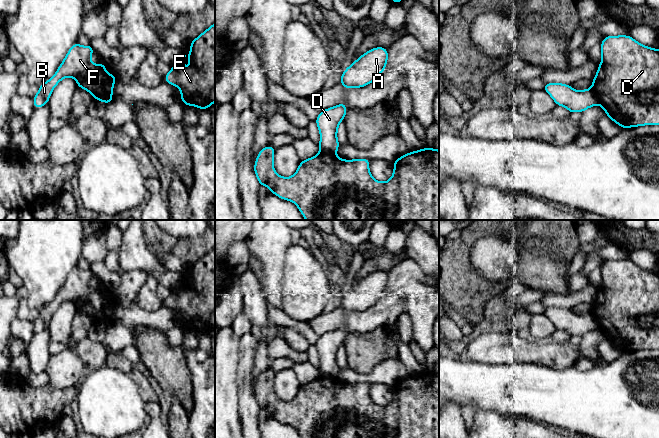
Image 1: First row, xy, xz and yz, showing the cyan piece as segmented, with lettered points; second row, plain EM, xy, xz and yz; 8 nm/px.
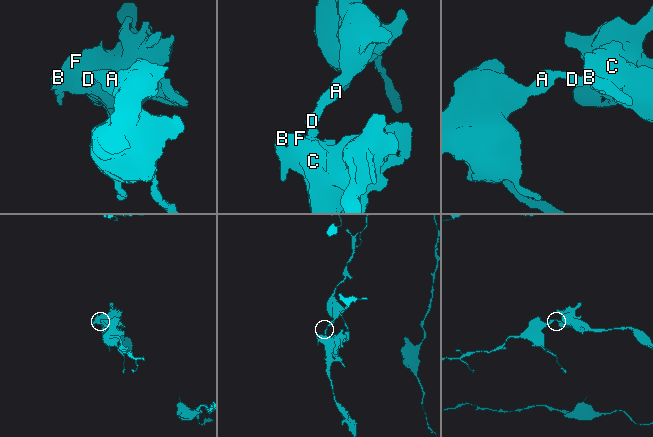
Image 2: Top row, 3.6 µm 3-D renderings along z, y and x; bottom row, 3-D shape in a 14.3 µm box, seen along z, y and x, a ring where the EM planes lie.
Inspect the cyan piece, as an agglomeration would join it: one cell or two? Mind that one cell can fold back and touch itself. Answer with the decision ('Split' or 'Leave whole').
Split

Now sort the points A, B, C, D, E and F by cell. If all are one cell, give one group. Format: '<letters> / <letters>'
A D / B C E F

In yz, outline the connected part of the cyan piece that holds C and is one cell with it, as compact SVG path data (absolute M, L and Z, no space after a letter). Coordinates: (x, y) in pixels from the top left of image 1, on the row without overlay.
M627 259L606 260L601 266L601 279L592 314L606 339L621 352L659 349L659 273L644 270Z

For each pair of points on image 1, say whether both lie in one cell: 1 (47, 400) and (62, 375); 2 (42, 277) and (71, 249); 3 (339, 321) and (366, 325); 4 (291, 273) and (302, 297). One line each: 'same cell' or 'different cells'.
1: different cells
2: same cell
3: same cell
4: same cell

